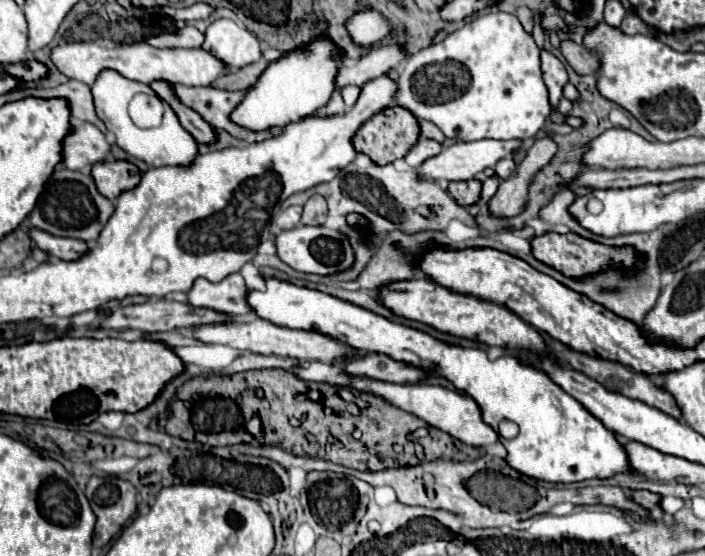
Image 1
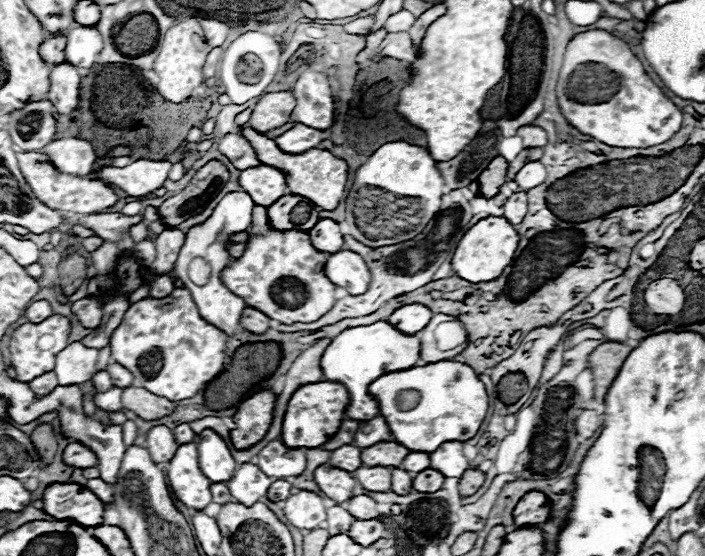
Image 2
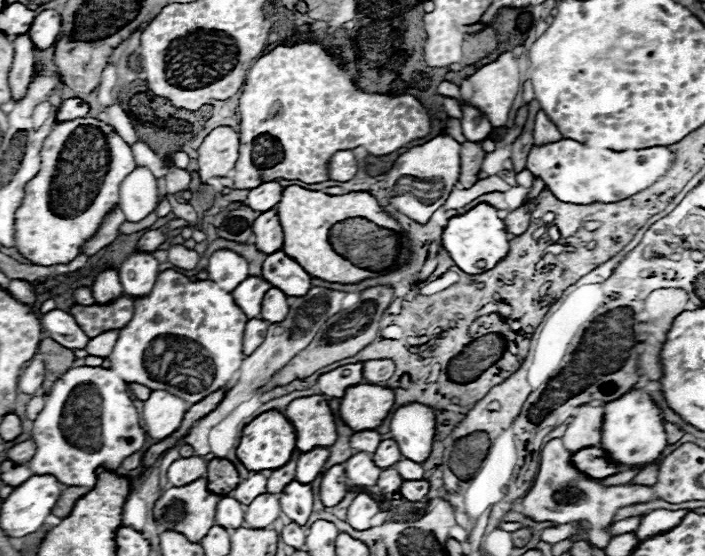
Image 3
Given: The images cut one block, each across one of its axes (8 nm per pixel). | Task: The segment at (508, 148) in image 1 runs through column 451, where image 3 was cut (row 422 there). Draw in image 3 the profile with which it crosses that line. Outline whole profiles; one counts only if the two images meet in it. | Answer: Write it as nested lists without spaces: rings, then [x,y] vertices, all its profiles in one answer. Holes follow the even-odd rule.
[[[154,390],[150,392],[150,398],[144,402],[142,418],[144,418],[144,430],[154,440],[164,440],[166,436],[174,434],[184,414],[188,412],[188,402],[166,392],[166,390]]]

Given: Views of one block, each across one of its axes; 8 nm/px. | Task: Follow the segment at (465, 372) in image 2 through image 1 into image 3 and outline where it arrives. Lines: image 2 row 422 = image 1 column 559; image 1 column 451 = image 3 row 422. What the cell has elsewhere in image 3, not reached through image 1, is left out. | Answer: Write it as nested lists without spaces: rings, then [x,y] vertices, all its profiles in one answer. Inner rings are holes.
[[[356,384],[340,402],[340,418],[354,430],[374,430],[382,424],[394,404],[394,390],[376,384]]]

